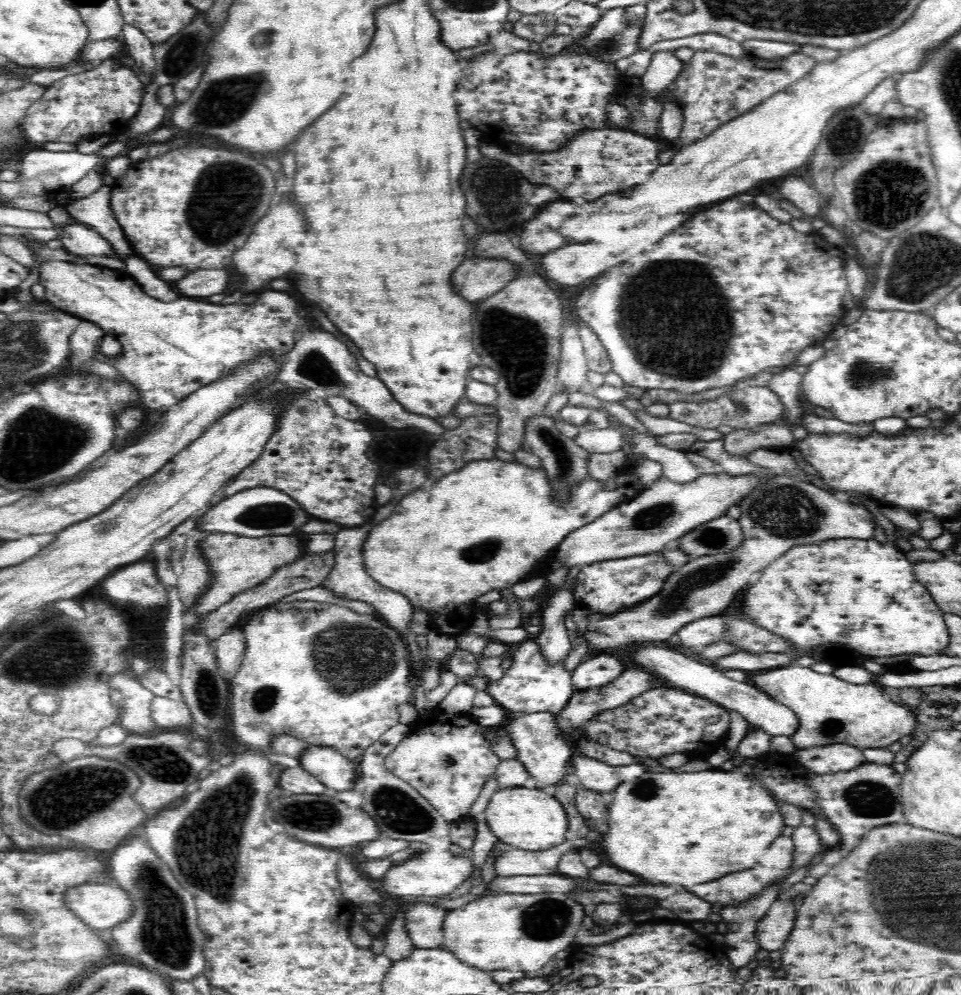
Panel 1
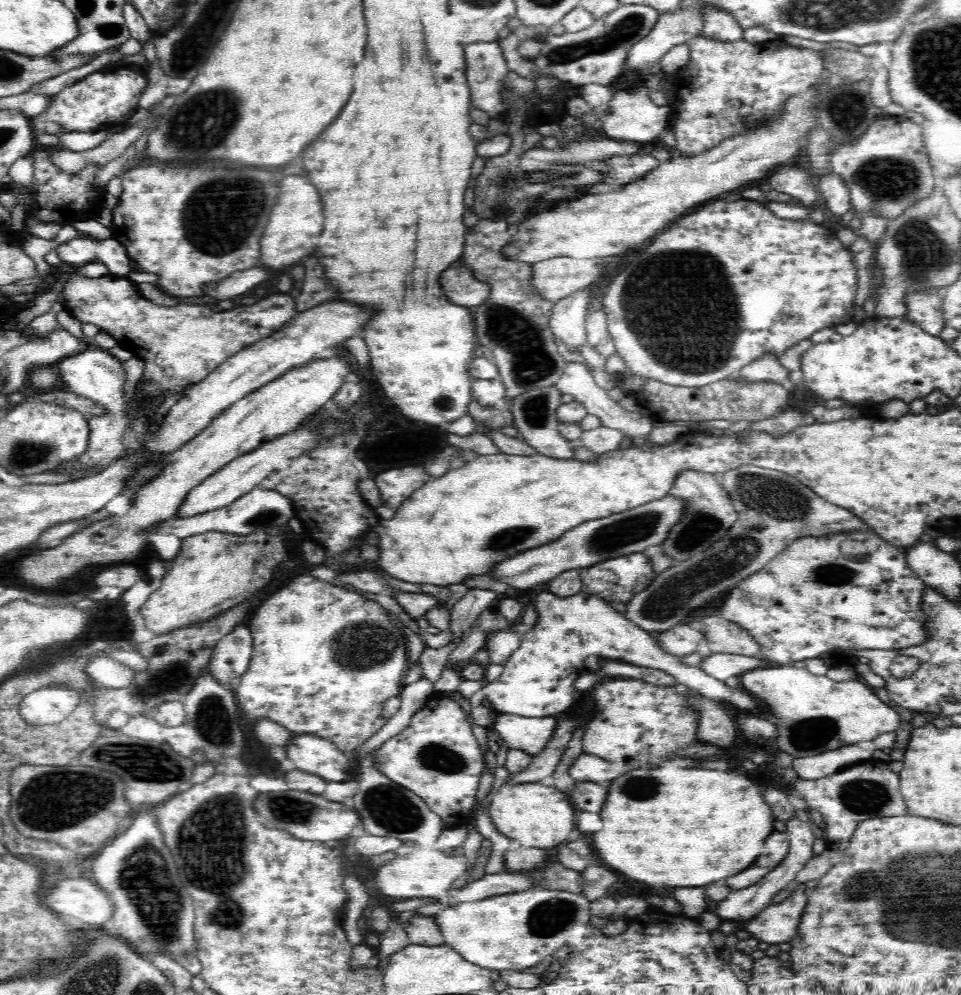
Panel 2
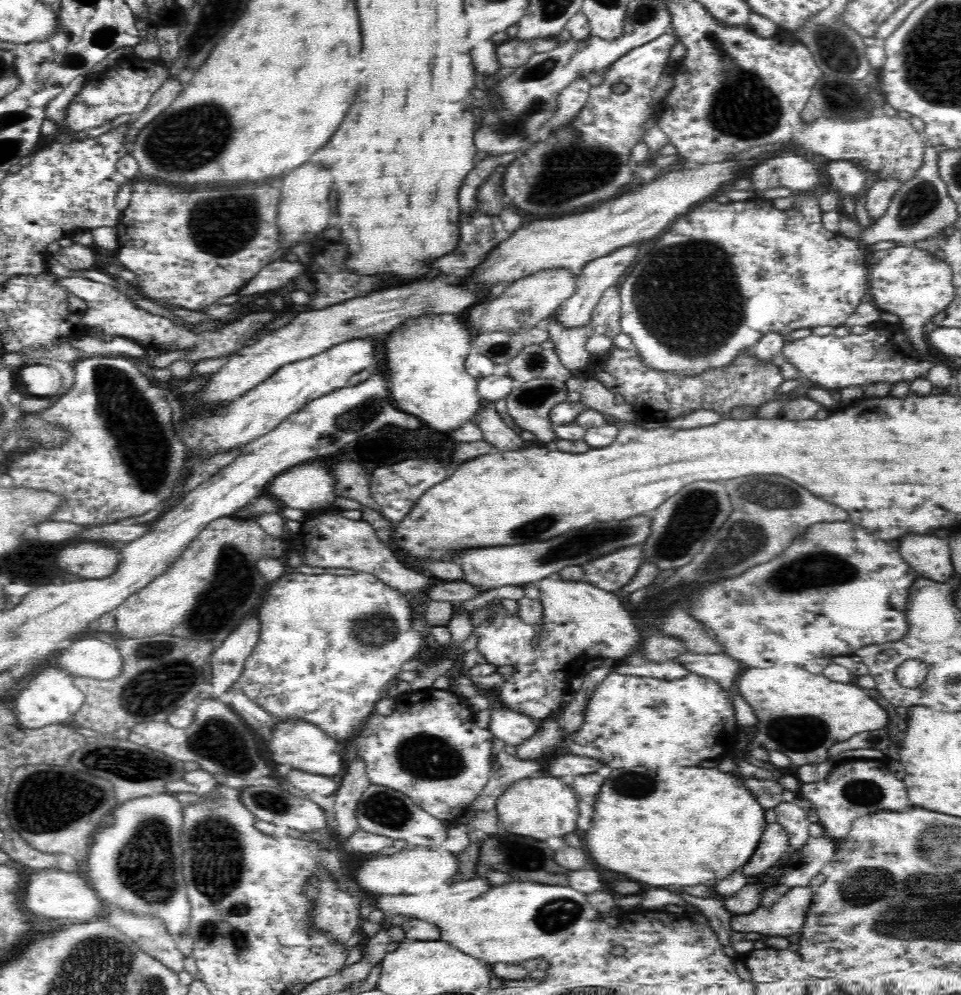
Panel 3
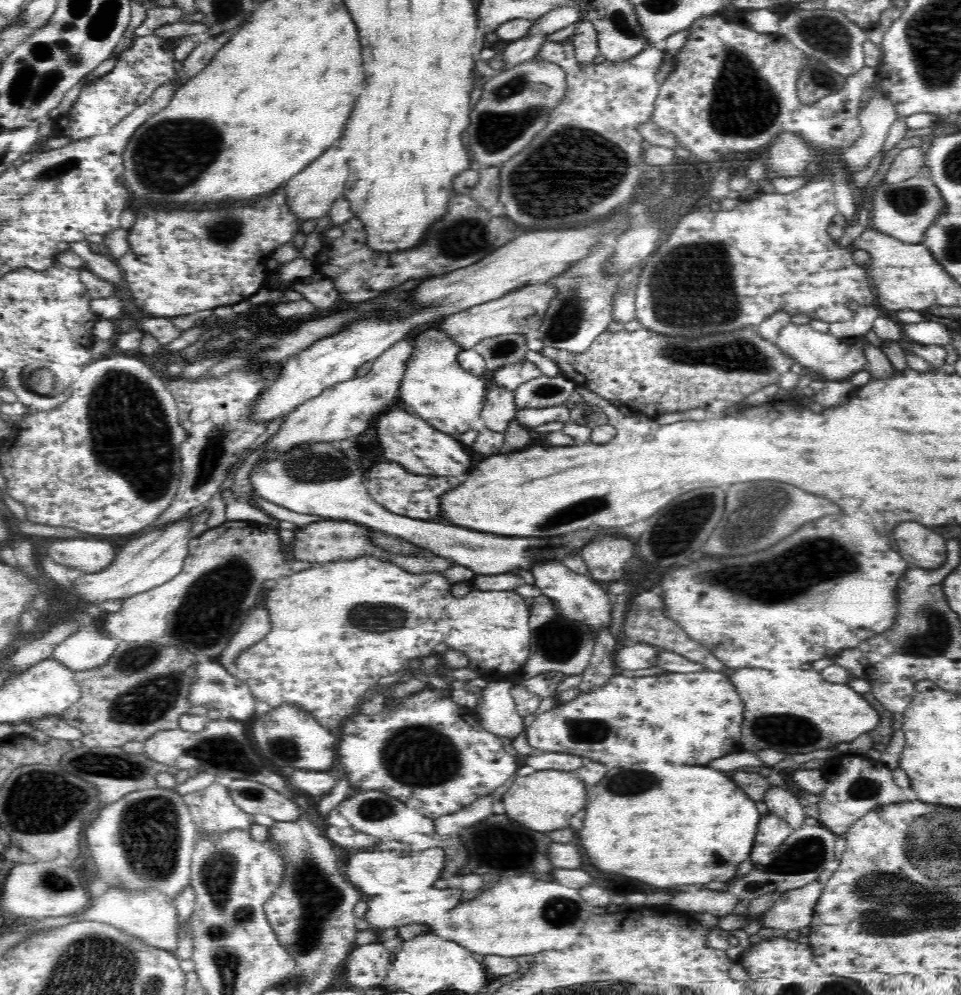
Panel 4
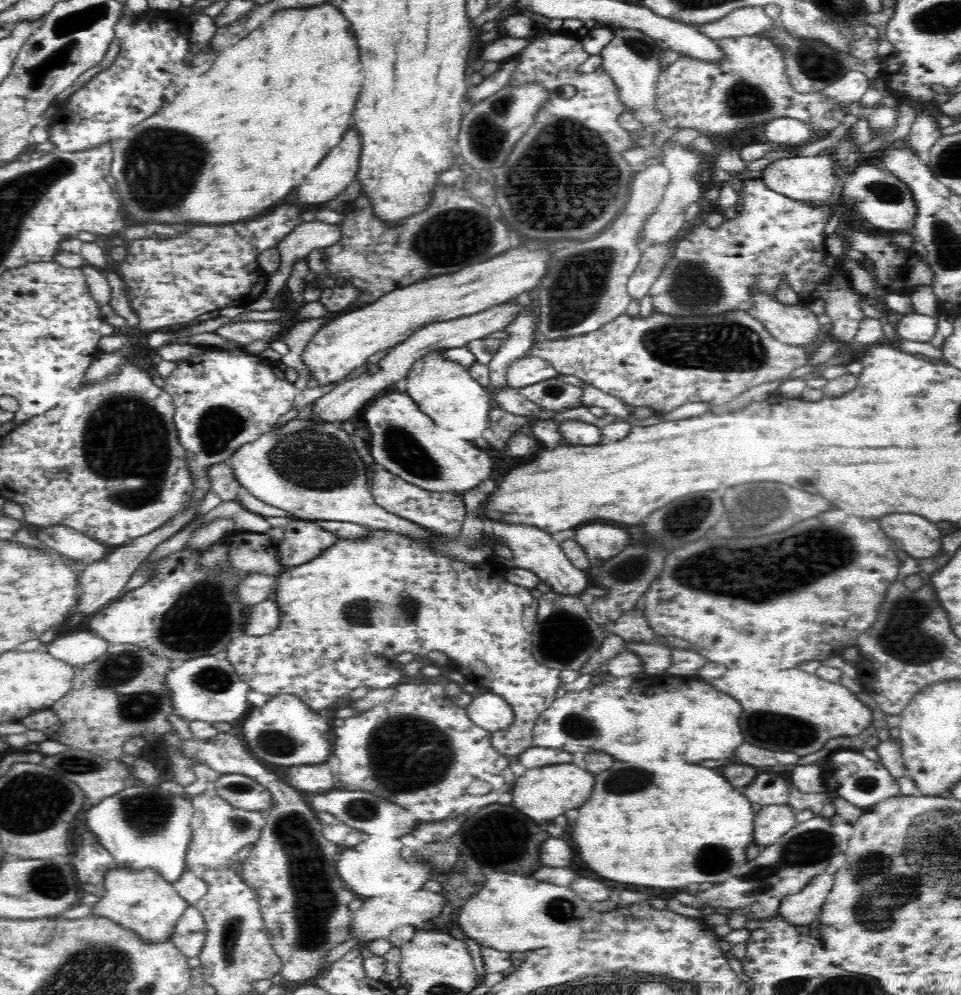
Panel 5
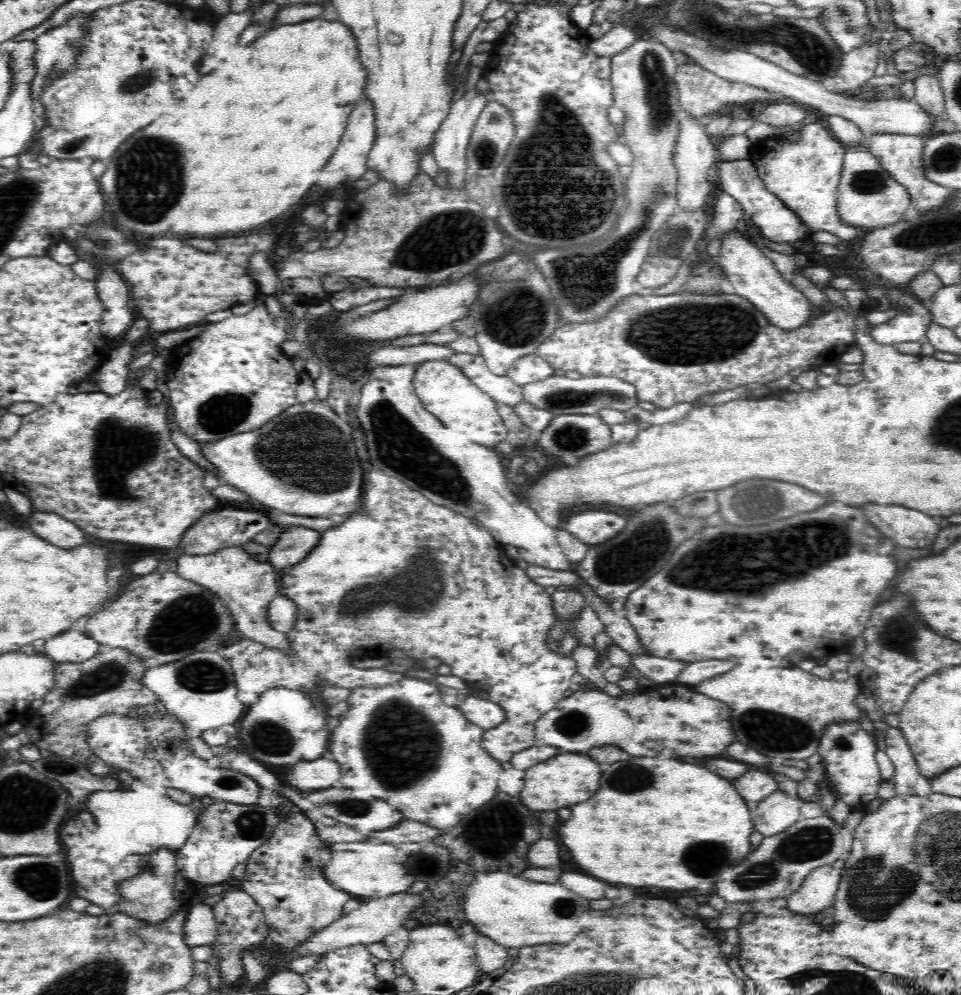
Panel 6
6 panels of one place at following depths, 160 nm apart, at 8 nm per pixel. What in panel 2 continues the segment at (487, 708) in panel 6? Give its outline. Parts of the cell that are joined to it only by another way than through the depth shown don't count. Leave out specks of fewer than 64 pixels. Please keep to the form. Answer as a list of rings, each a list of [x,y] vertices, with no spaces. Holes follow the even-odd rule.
[[[497,713],[491,723],[495,734],[509,749],[524,750],[533,756],[540,754],[554,737],[560,717],[522,717]]]

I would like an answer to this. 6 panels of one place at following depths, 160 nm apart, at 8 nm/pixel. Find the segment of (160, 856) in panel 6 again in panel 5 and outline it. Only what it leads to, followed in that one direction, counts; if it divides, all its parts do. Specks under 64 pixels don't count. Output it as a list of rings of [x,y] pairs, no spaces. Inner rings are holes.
[[[114,869],[104,876],[106,894],[93,906],[91,916],[106,917],[133,930],[149,943],[170,940],[178,919],[190,905],[156,869]]]

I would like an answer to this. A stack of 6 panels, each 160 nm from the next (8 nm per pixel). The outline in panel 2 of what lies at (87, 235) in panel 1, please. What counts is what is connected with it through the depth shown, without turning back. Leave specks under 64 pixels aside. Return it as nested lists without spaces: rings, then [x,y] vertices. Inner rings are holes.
[[[84,234],[57,246],[62,263],[70,267],[82,267],[90,263],[101,262],[108,267],[110,274],[130,274],[128,253],[113,237],[102,240]]]

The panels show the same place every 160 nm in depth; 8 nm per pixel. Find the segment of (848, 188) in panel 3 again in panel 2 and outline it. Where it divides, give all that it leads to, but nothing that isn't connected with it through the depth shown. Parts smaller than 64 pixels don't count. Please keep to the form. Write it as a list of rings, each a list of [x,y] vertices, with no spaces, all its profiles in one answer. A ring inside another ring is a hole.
[[[834,173],[822,175],[817,187],[825,198],[825,206],[822,208],[827,208],[832,214],[840,217],[851,209],[850,189],[846,187],[840,175]]]

